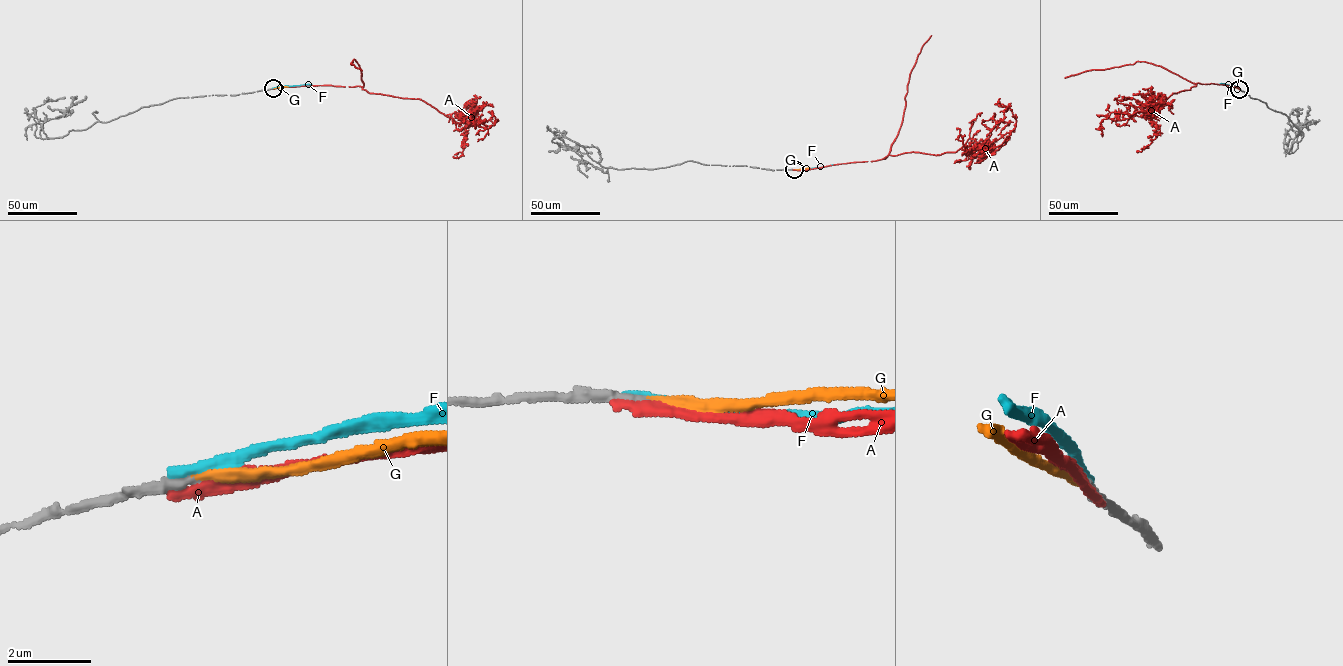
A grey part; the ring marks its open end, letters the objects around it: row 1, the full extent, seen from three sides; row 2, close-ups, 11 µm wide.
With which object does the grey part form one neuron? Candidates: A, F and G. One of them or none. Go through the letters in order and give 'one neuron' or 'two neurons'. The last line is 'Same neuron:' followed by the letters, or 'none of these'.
A: two neurons
F: two neurons
G: one neuron
Same neuron: G

